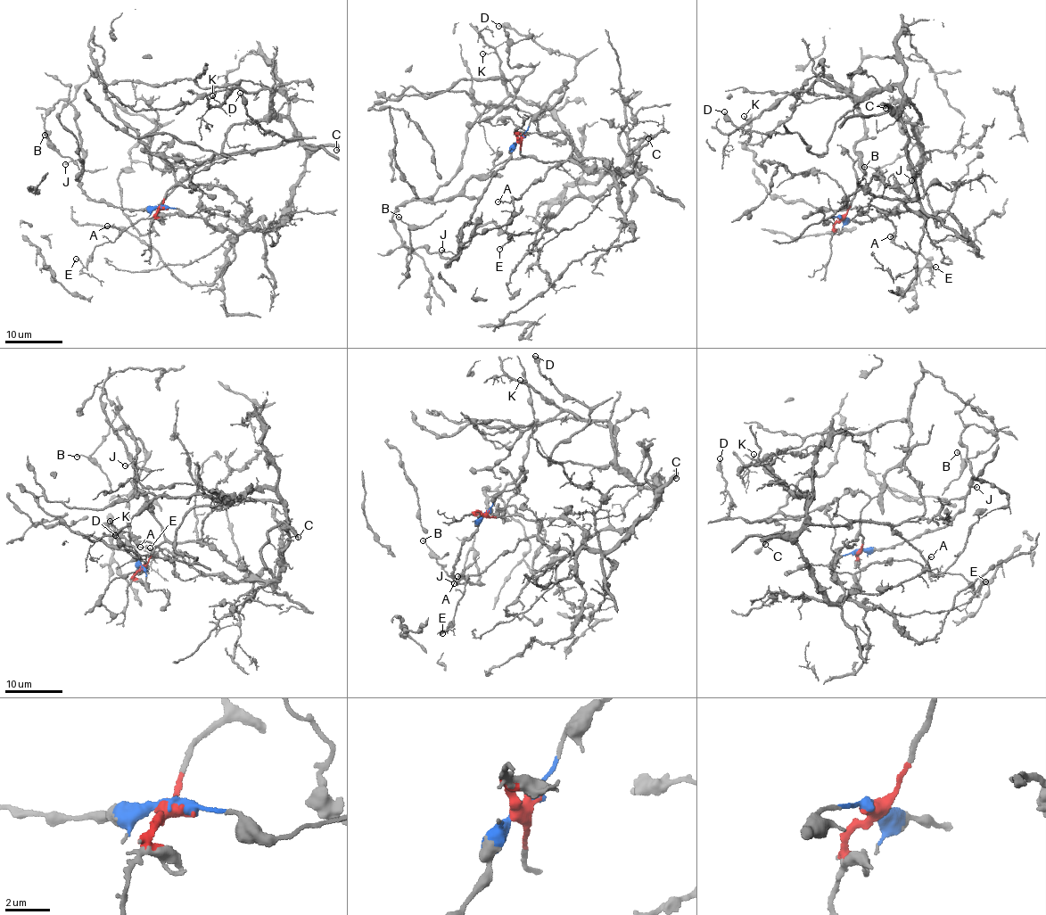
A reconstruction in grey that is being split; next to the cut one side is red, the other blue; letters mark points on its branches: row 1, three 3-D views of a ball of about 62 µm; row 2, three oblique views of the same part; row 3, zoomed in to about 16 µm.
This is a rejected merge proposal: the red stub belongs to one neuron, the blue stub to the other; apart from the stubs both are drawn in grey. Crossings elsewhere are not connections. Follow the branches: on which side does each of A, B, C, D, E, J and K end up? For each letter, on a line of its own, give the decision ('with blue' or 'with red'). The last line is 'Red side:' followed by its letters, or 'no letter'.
A: with red
B: with blue
C: with red
D: with red
E: with red
J: with blue
K: with red
Red side: A, C, D, E, K

